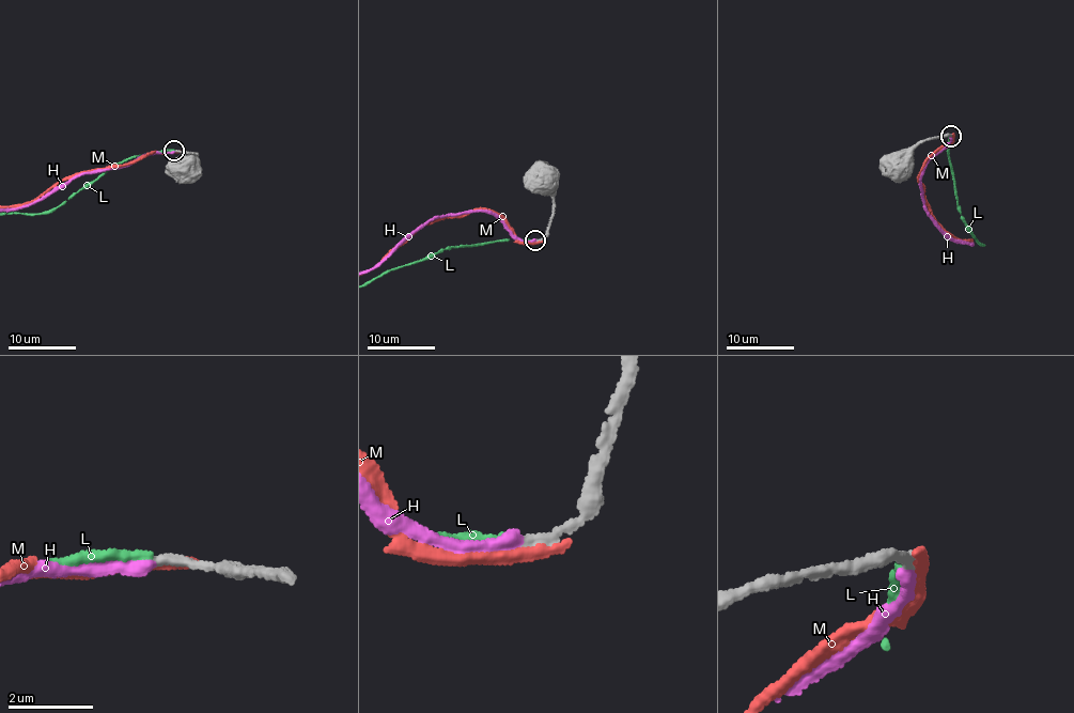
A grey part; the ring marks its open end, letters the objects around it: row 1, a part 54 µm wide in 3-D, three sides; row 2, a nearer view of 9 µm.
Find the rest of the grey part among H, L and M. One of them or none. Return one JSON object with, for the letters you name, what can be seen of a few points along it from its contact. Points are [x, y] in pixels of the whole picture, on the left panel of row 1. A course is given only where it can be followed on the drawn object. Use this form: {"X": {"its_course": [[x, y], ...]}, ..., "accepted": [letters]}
{"accepted": ["H"]}

